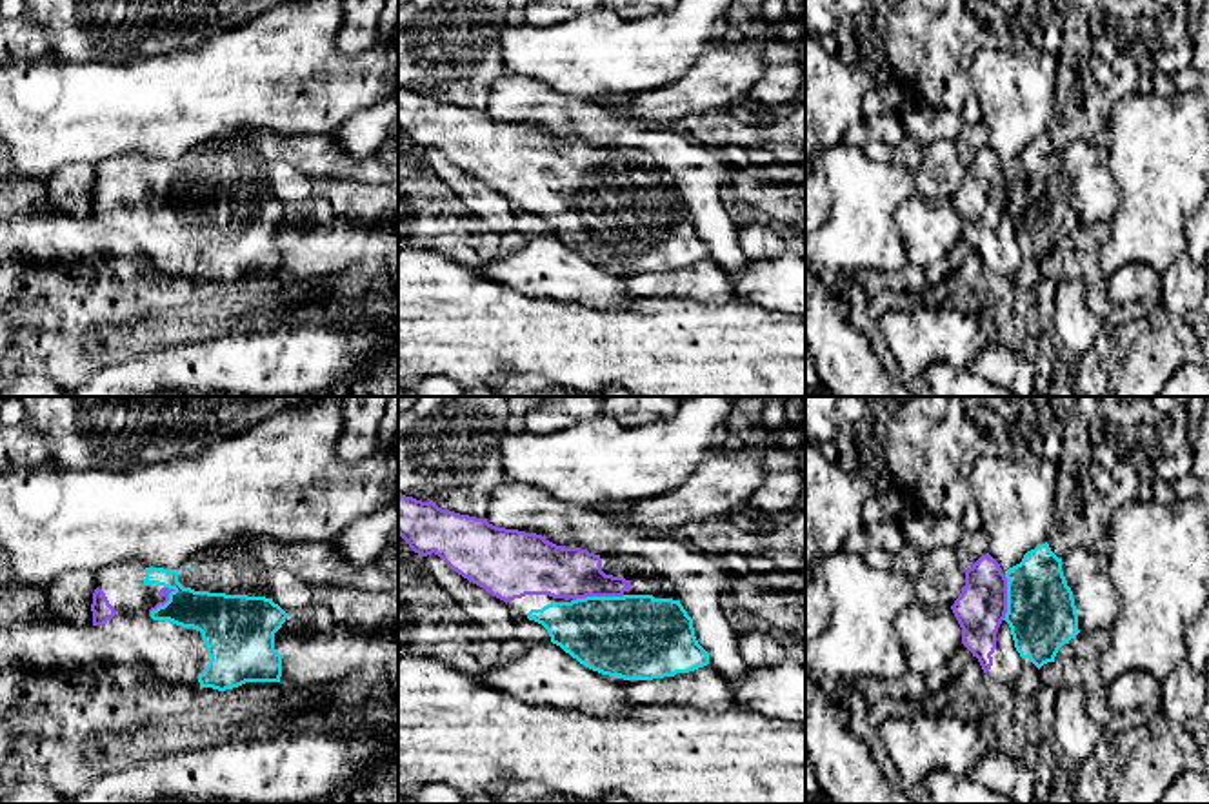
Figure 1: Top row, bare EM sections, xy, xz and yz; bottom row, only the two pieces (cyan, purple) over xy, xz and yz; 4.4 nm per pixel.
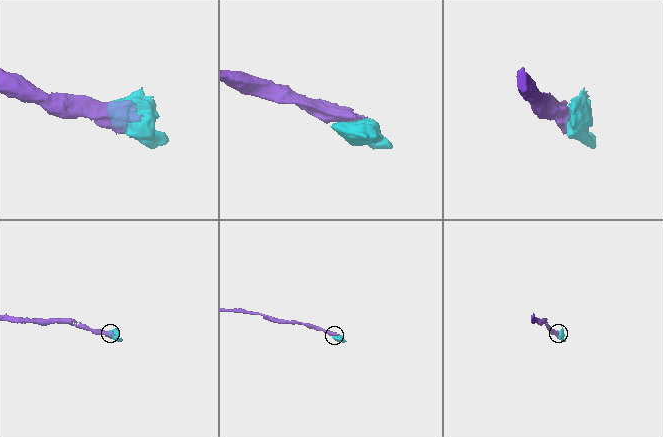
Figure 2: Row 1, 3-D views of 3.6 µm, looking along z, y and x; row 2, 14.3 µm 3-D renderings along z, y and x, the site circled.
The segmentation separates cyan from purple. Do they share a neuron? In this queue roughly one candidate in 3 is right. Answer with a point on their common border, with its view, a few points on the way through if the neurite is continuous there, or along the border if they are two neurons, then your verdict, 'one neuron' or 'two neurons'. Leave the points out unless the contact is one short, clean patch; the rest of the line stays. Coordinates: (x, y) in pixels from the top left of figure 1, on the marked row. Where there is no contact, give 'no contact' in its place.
contact xz (599, 597); way xz (637, 637), (599, 597), (575, 573), (559, 572); one neuron

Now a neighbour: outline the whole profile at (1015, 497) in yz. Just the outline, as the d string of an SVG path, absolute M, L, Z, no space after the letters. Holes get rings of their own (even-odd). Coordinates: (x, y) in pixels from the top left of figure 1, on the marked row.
M1022 449L1011 458L982 455L974 462L969 477L973 502L978 506L982 529L987 535L987 553L1002 569L1020 564L1027 551L1049 542L1054 522L1056 477L1056 462Z

